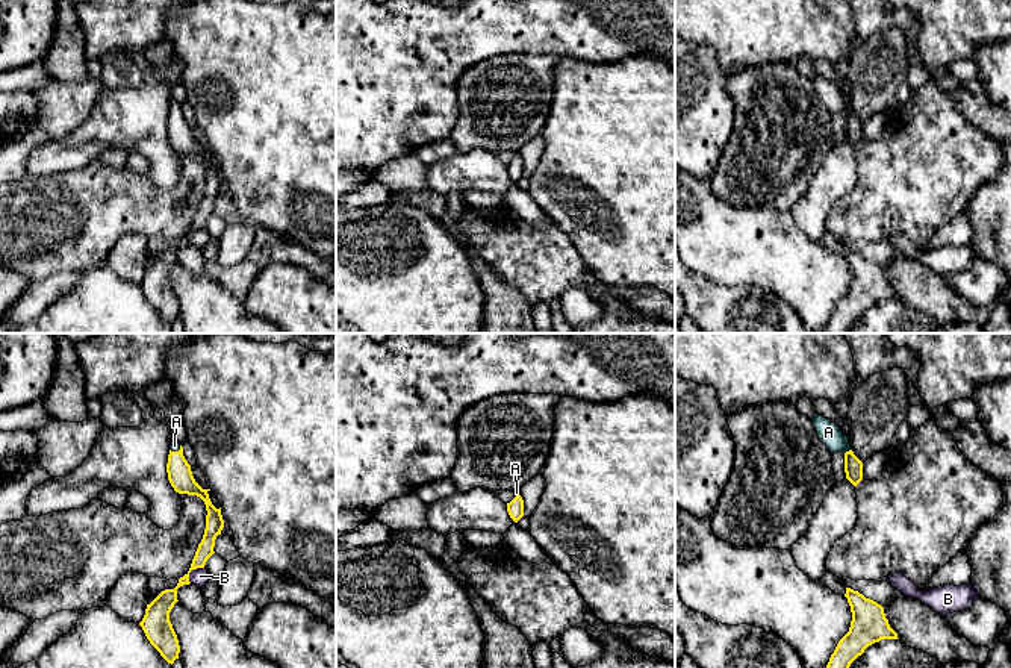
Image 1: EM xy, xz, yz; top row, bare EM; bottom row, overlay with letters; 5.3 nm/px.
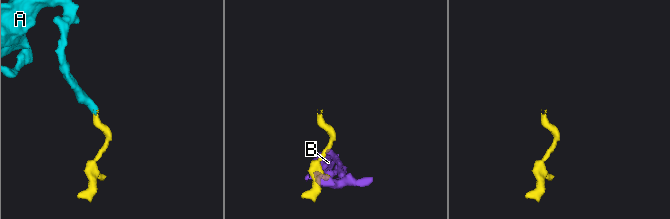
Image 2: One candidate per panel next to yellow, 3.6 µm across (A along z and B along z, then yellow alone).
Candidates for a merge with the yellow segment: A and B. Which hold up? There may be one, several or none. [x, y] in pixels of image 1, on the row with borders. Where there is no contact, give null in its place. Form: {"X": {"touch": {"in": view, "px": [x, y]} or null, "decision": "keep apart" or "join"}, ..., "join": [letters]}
{"A": {"touch": {"in": "yz", "px": [849, 450]}, "decision": "join"}, "B": {"touch": {"in": "xy", "px": [192, 568]}, "decision": "keep apart"}, "join": ["A"]}

